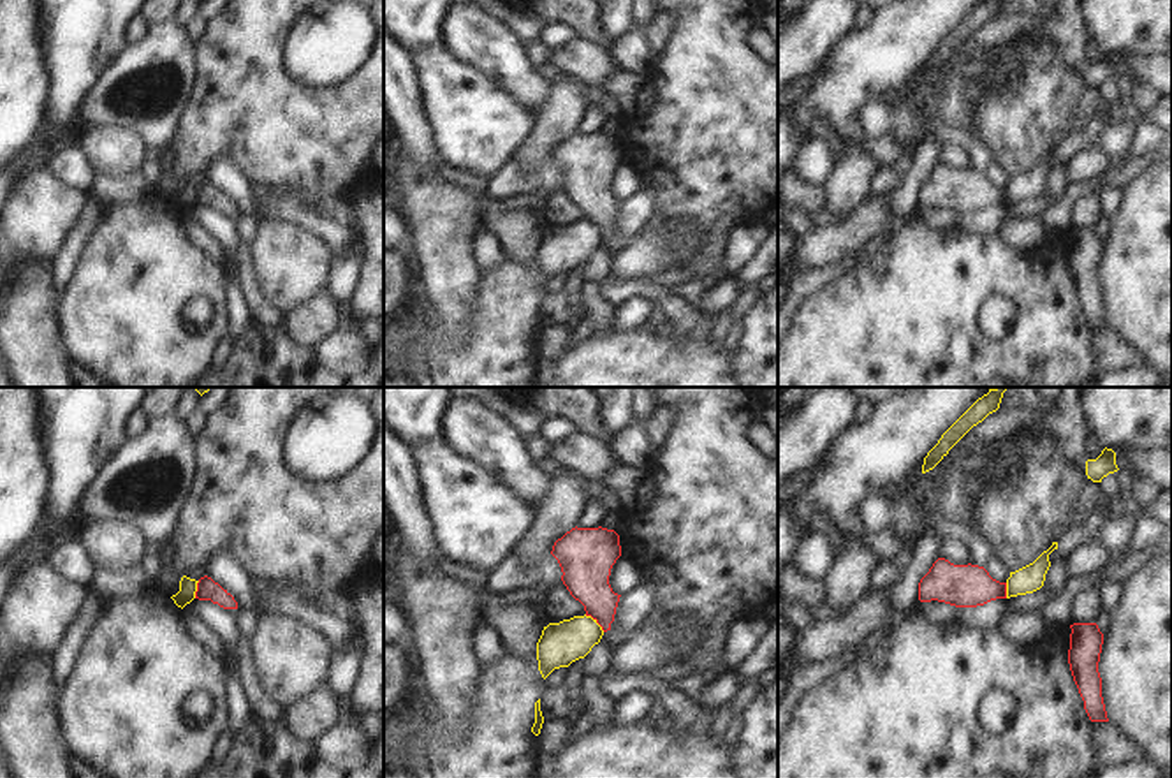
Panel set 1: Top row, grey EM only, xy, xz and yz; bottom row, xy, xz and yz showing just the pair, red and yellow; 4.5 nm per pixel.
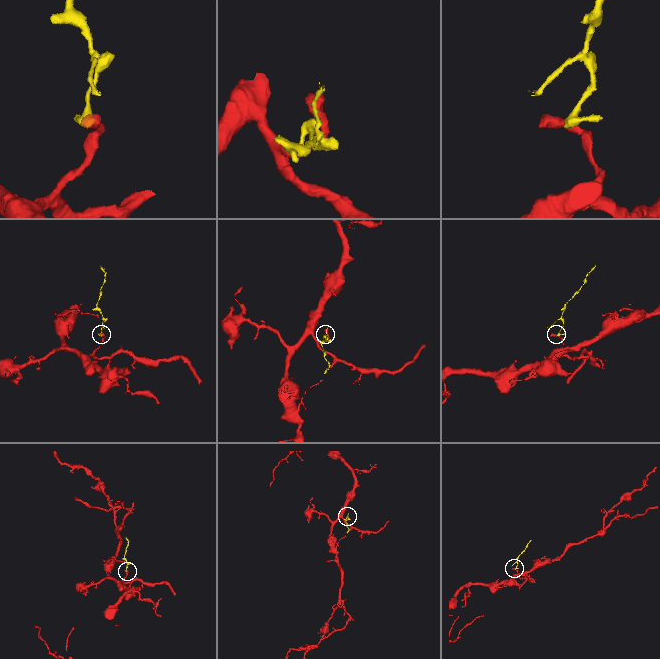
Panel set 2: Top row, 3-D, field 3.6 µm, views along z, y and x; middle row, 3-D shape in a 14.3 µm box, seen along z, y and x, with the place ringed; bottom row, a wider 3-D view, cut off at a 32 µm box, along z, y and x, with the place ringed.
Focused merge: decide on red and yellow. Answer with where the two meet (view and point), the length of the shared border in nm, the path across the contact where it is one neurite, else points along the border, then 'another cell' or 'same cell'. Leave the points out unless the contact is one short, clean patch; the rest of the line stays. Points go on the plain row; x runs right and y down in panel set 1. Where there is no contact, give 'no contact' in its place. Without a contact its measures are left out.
meets red in xz at (597, 227); contact 120 nm long; border along xz (585, 220), (604, 236); another cell

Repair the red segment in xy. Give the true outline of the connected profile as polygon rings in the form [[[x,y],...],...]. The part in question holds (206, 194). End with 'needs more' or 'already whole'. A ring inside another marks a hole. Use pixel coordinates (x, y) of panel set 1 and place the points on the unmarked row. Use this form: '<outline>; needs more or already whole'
[[[208,181],[199,185],[195,204],[211,206],[223,215],[238,215],[234,202]]]; already whole

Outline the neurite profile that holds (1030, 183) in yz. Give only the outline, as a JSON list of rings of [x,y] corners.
[[[1052,148],[1052,151],[1044,157],[1033,169],[1010,178],[1010,183],[1007,185],[1007,204],[1033,199],[1044,192],[1045,180],[1051,172],[1049,160],[1054,155],[1058,155],[1058,148]]]

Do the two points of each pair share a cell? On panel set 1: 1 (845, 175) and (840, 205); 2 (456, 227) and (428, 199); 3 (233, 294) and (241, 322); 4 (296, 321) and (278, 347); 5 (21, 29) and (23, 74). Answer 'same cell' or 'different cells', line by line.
1: same cell
2: same cell
3: same cell
4: different cells
5: same cell

